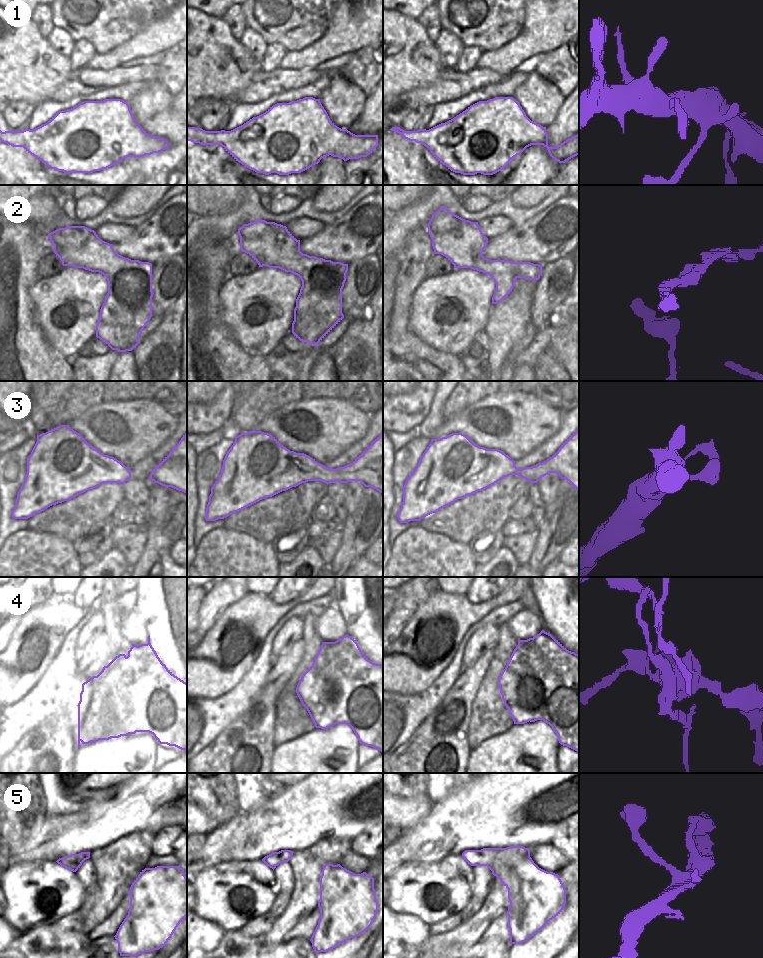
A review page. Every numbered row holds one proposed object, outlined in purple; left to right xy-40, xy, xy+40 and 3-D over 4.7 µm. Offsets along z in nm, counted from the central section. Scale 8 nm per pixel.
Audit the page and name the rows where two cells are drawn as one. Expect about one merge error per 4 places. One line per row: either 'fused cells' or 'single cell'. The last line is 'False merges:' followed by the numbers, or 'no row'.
1: single cell
2: single cell
3: single cell
4: fused cells
5: single cell
False merges: 4

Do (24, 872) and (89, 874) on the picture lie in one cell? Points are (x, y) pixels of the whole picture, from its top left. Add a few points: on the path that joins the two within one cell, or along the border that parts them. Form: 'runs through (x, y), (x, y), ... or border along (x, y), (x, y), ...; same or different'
border along (75, 872), (79, 882), (84, 887); different

